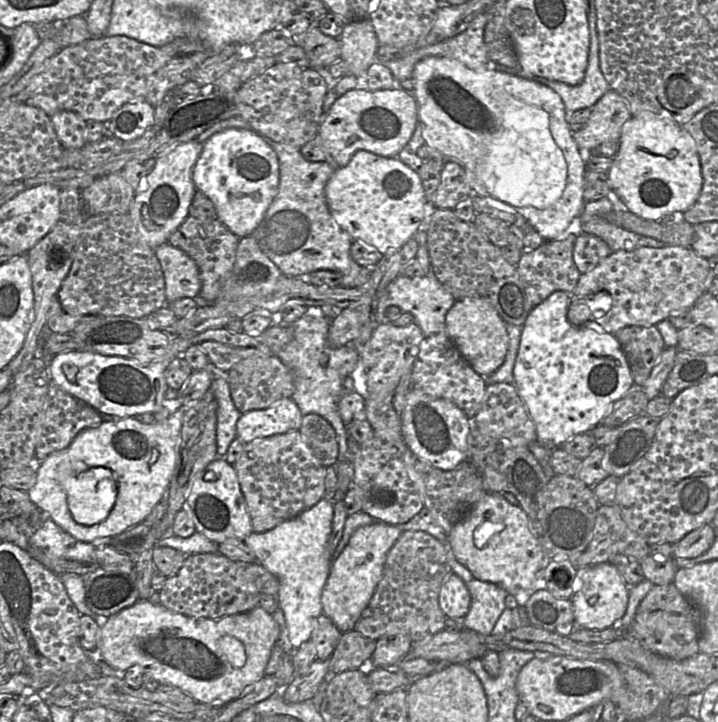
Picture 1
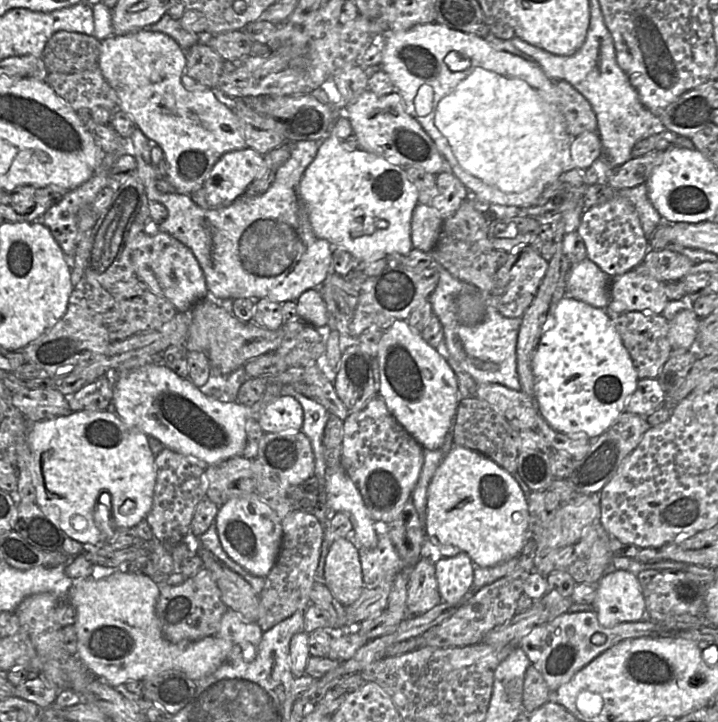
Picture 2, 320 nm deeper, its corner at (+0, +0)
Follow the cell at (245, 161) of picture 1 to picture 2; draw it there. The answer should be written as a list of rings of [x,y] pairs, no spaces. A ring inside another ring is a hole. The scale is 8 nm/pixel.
[[[247,147],[224,153],[204,182],[209,208],[229,206],[265,172],[264,154],[252,148]]]

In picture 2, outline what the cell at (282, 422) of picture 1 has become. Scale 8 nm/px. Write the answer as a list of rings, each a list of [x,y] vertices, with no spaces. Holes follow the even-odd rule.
[[[280,395],[268,403],[257,422],[265,433],[299,431],[303,424],[303,408],[292,396]]]

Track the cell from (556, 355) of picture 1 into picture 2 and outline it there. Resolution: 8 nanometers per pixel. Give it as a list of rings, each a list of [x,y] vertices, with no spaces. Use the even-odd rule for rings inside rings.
[[[562,297],[550,310],[532,357],[534,400],[539,414],[556,431],[570,437],[596,439],[625,411],[629,396],[639,380],[632,358],[603,308],[572,297]]]

